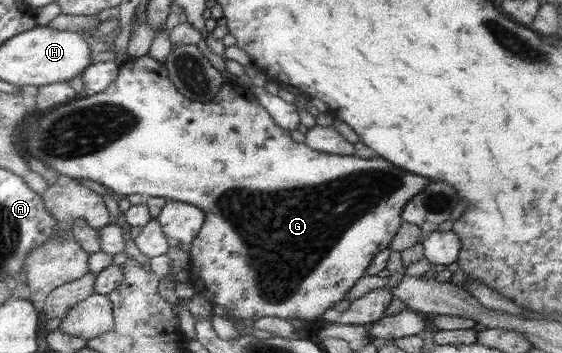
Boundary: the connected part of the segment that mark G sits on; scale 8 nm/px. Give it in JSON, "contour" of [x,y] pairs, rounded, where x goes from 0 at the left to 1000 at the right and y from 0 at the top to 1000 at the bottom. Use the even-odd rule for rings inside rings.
{"contour":[[[262,156],[231,164],[215,190],[208,218],[198,238],[174,263],[155,263],[155,278],[130,278],[114,297],[103,297],[82,314],[73,334],[55,351],[41,351],[32,374],[32,414],[37,436],[52,450],[69,450],[89,479],[107,493],[110,510],[165,510],[187,533],[196,533],[208,550],[249,550],[254,561],[276,555],[295,561],[301,569],[327,572],[358,592],[363,623],[352,652],[352,669],[333,700],[336,725],[336,773],[343,830],[358,833],[370,856],[404,875],[404,895],[422,915],[434,904],[450,912],[461,901],[482,898],[504,907],[537,904],[560,909],[571,901],[580,878],[610,847],[628,805],[648,785],[649,765],[660,737],[680,708],[690,700],[715,632],[714,589],[735,550],[753,538],[767,510],[731,493],[683,448],[646,450],[637,442],[610,442],[582,436],[553,425],[543,405],[525,402],[518,394],[514,371],[507,368],[482,337],[482,326],[456,286],[440,283],[425,269],[422,255],[407,238],[397,235],[388,263],[368,289],[333,283],[315,261],[308,235],[297,218],[292,178]]]}

